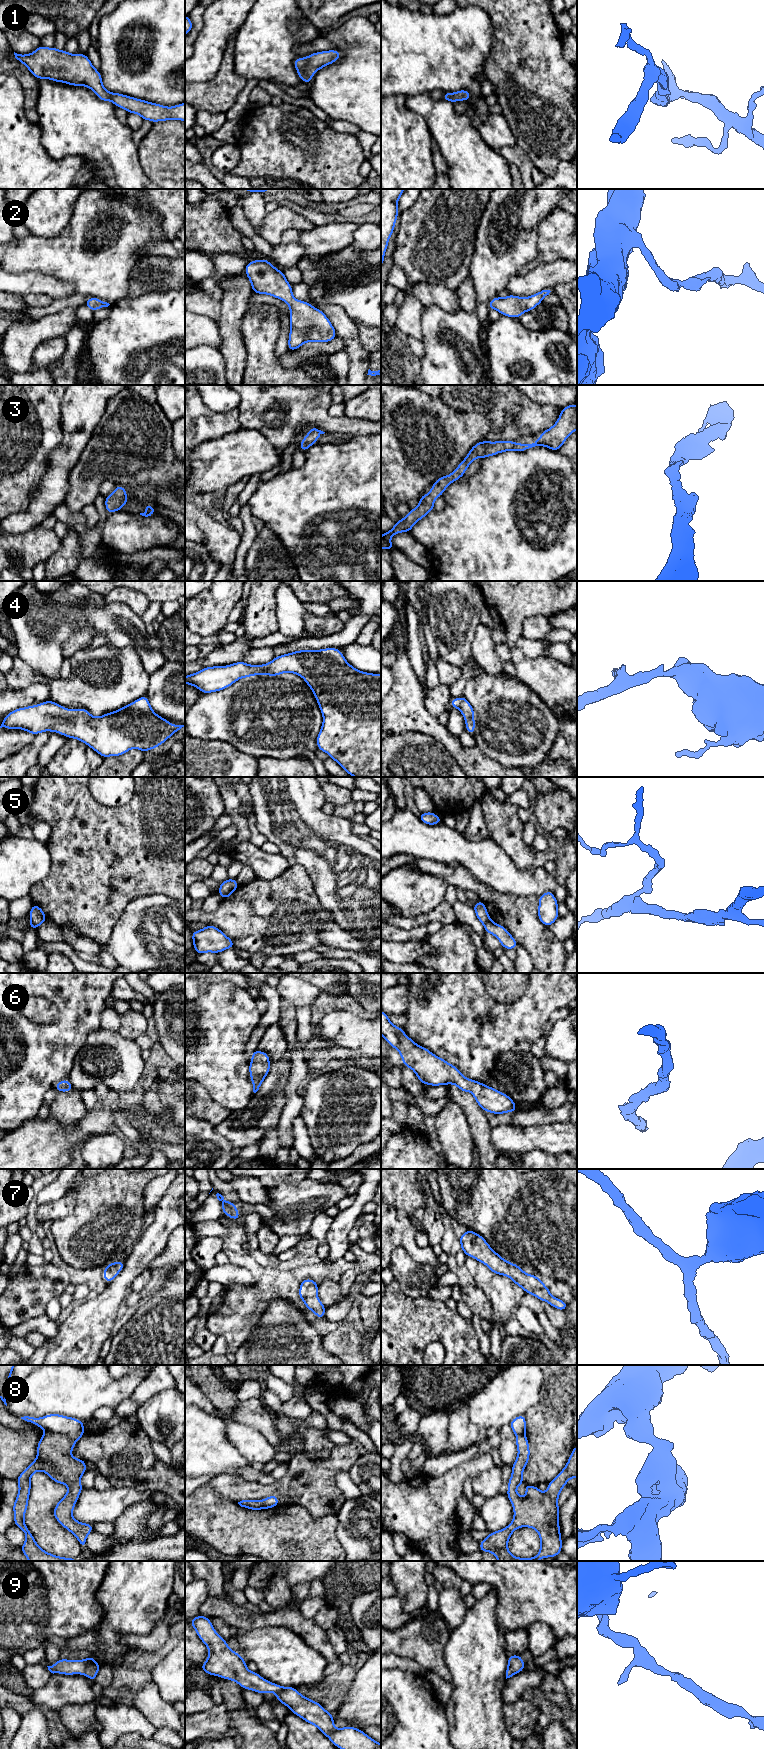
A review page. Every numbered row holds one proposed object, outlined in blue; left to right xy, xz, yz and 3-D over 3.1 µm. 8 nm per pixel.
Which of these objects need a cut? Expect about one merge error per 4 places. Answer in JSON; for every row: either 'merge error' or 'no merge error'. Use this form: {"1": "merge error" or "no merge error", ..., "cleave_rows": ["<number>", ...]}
{"1": "no merge error", "2": "no merge error", "3": "no merge error", "4": "no merge error", "5": "merge error", "6": "no merge error", "7": "no merge error", "8": "merge error", "9": "no merge error", "cleave_rows": ["5", "8"]}

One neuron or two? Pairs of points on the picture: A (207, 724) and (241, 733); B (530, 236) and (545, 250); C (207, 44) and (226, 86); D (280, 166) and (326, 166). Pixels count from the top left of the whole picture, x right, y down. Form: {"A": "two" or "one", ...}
{"A": "one", "B": "two", "C": "two", "D": "one"}

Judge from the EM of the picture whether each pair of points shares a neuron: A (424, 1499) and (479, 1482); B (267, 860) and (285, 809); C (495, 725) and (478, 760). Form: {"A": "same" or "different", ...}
{"A": "different", "B": "different", "C": "different"}

